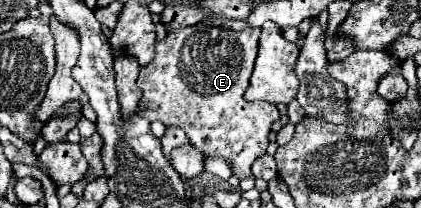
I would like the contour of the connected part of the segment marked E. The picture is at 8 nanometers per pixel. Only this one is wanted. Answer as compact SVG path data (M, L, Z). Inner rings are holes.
M204 19L190 27L180 27L168 33L166 41L156 43L154 59L140 69L138 87L142 99L138 103L138 115L148 121L162 121L166 127L180 127L190 143L206 157L220 157L232 167L232 175L238 179L252 177L252 163L266 153L268 133L274 121L280 119L276 105L268 101L246 101L244 93L250 85L254 59L258 53L260 29L250 27L242 19Z

